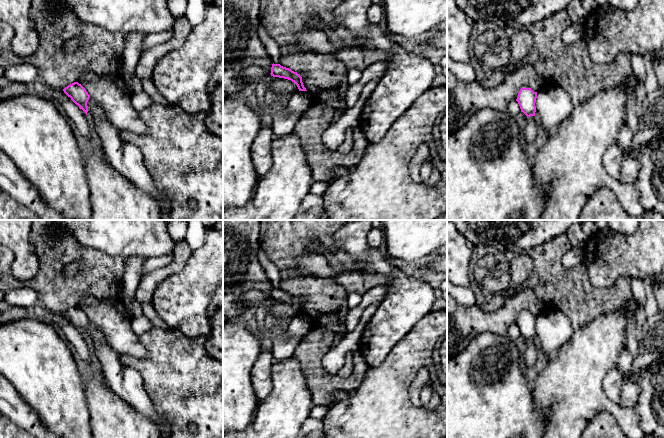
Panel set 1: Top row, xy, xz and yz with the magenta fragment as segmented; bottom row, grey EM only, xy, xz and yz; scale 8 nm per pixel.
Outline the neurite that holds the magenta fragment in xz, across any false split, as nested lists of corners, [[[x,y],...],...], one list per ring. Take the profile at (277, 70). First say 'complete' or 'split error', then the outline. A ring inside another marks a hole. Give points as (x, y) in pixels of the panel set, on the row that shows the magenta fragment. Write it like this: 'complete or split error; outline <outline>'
complete; outline [[[273,63],[270,74],[273,77],[279,77],[279,78],[291,80],[297,85],[299,91],[307,91],[303,85],[302,77],[300,76],[300,74],[292,71],[289,68],[283,67],[280,64]]]

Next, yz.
complete; outline [[[521,88],[516,101],[518,102],[521,112],[523,112],[527,118],[535,116],[537,92],[534,92],[531,88]]]

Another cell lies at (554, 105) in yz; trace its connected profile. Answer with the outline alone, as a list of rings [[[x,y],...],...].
[[[544,85],[537,93],[535,116],[544,130],[550,135],[571,116],[574,103],[569,93],[559,85]]]

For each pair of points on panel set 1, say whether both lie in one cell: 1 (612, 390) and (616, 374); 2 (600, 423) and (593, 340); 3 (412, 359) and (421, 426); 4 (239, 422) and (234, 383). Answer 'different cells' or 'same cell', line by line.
1: same cell
2: different cells
3: same cell
4: same cell

